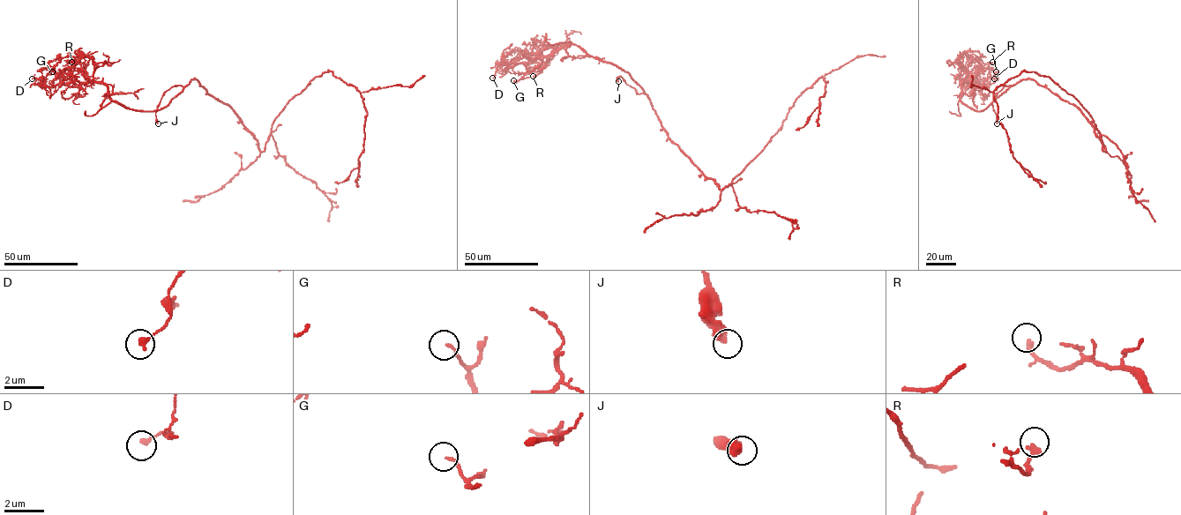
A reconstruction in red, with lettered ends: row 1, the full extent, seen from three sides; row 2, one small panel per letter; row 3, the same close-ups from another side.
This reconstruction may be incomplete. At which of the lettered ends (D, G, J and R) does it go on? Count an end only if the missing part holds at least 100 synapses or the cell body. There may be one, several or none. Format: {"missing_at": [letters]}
{"missing_at": []}

